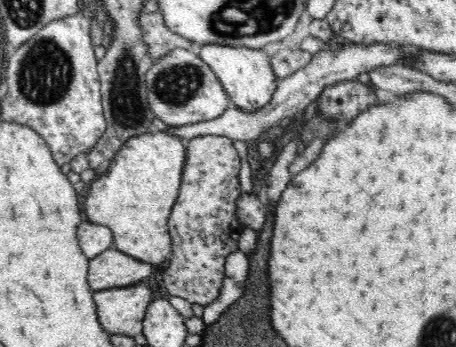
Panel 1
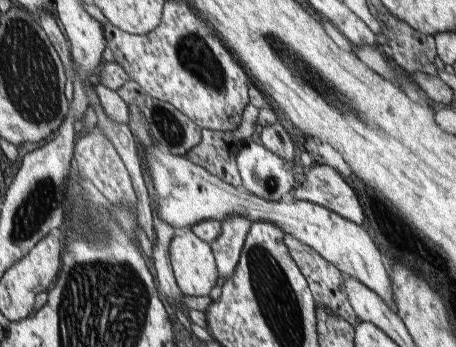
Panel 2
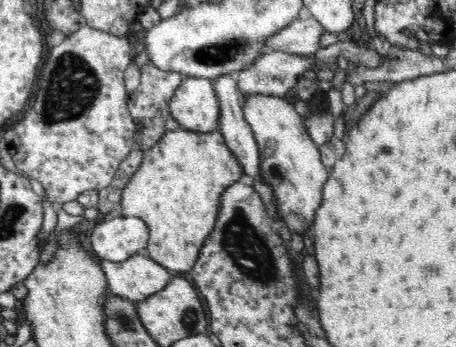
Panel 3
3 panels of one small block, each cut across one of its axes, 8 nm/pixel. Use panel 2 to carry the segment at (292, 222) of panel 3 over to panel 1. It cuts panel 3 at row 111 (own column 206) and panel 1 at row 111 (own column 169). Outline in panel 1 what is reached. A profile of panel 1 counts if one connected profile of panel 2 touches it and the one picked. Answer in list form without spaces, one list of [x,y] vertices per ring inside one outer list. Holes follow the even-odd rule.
[[[202,46],[202,62],[208,64],[214,76],[220,80],[224,92],[230,98],[230,104],[238,106],[248,114],[264,110],[276,96],[278,86],[282,82],[272,68],[272,58],[260,50],[246,50],[232,46]]]

